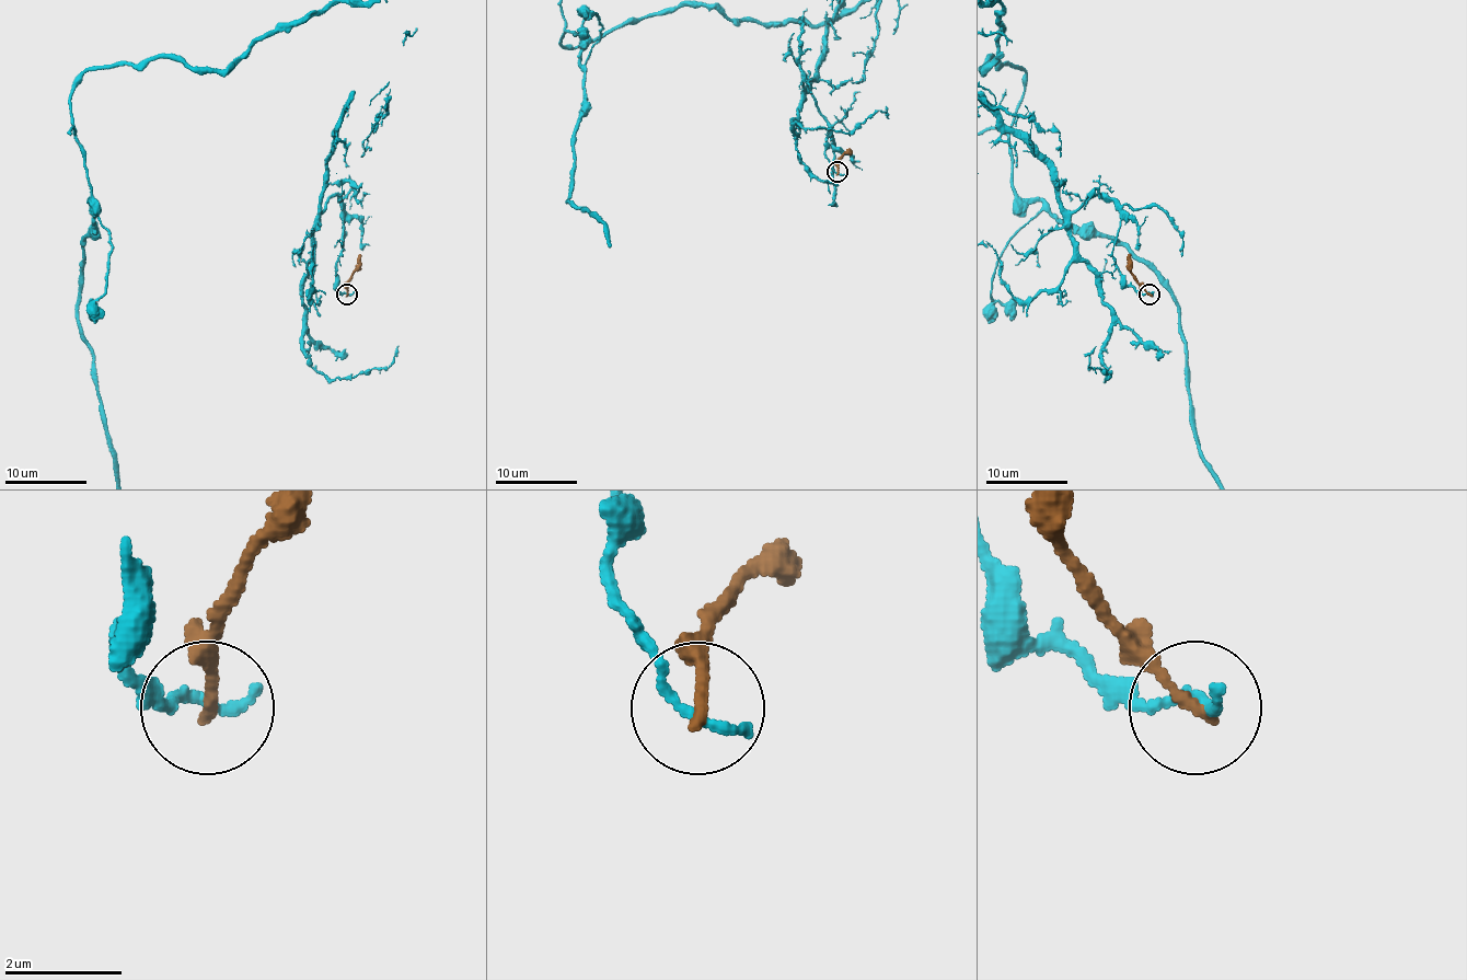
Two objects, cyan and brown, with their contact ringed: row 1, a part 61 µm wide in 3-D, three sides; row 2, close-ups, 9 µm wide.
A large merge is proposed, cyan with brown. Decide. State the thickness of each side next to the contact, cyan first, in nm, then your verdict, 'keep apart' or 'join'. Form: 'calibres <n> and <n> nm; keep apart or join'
calibres 200 and 200 nm; keep apart

